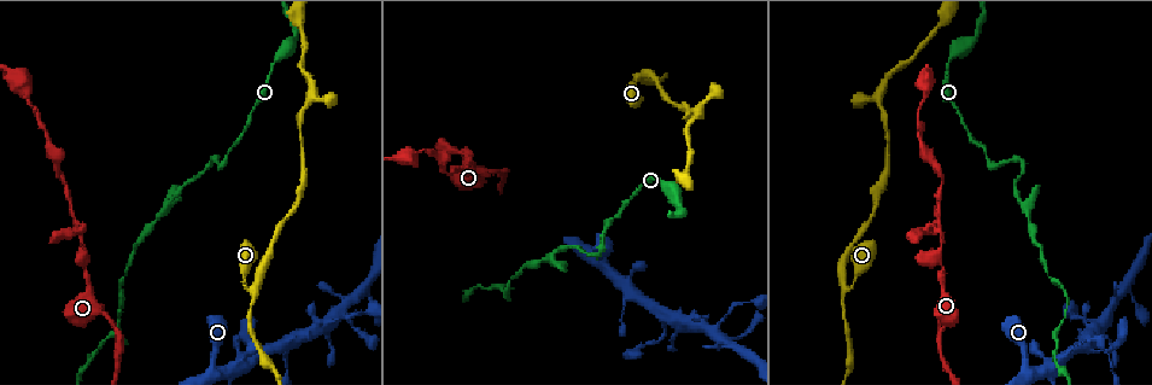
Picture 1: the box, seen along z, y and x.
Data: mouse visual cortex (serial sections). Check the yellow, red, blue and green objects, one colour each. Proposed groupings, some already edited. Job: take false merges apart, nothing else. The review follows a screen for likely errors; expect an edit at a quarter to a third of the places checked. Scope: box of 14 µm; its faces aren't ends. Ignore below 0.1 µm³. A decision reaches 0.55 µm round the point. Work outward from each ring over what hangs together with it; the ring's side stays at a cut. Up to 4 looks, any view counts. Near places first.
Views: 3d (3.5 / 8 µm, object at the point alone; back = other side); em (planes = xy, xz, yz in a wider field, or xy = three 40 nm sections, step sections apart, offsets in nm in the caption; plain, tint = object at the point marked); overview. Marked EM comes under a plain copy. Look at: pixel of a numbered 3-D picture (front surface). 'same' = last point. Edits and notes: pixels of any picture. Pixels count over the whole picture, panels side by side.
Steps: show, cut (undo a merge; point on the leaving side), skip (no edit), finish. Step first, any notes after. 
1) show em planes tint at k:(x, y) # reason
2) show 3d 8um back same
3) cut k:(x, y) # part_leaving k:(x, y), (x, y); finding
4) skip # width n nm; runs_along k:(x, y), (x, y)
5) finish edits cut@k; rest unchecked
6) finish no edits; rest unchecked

show em planes tint at 1:(281, 349) # two arms at a narrow angle

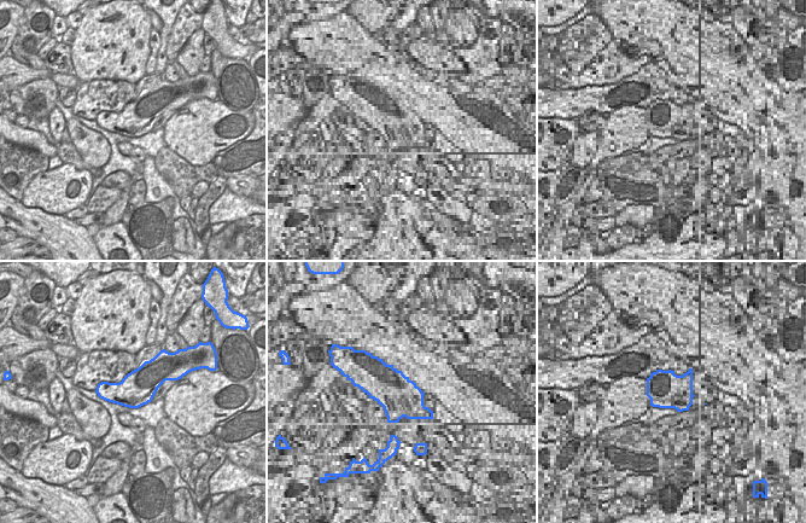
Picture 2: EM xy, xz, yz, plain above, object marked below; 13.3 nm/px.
show 3d 3.5um same

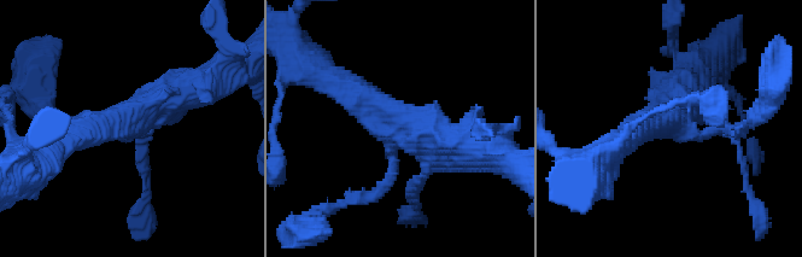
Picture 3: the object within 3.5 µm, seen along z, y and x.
skip # arm_widths 150, 300, 400, 450 nm; runs_along 3:(333, 80), (419, 136), (467, 142); one cell here

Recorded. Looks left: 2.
show 3d 3.5um at 1:(713, 332) # three-way junction

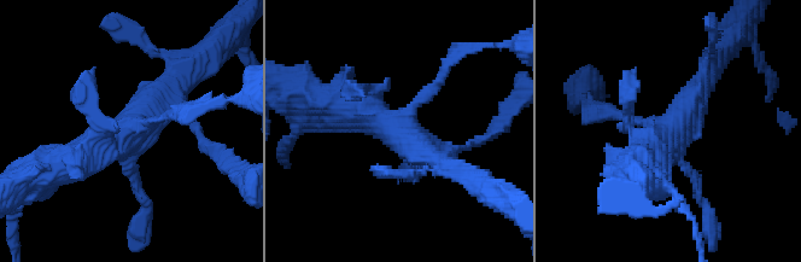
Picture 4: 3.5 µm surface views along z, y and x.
show em planes tint at 4:(671, 130) # shape alone is not enough

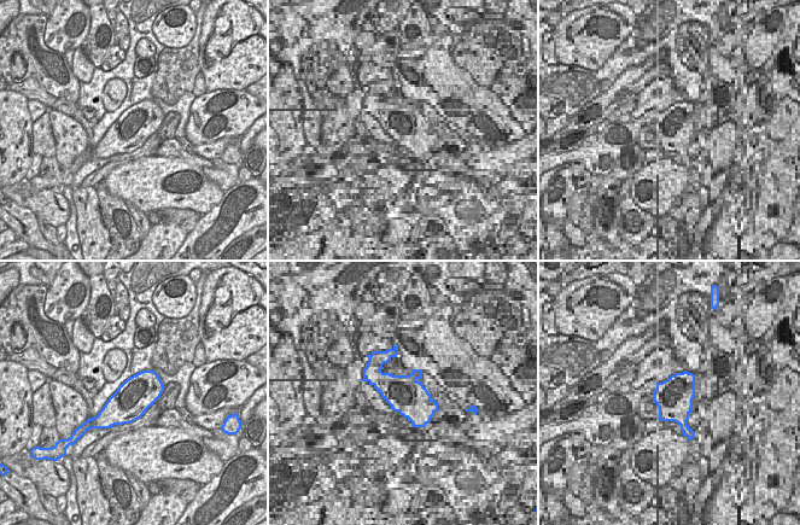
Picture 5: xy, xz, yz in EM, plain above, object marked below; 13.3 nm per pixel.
skip # width 480 nm; runs_along 4:(63, 164), (129, 130), (177, 79); all the same cell

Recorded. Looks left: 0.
finish no edits; rest unchecked

